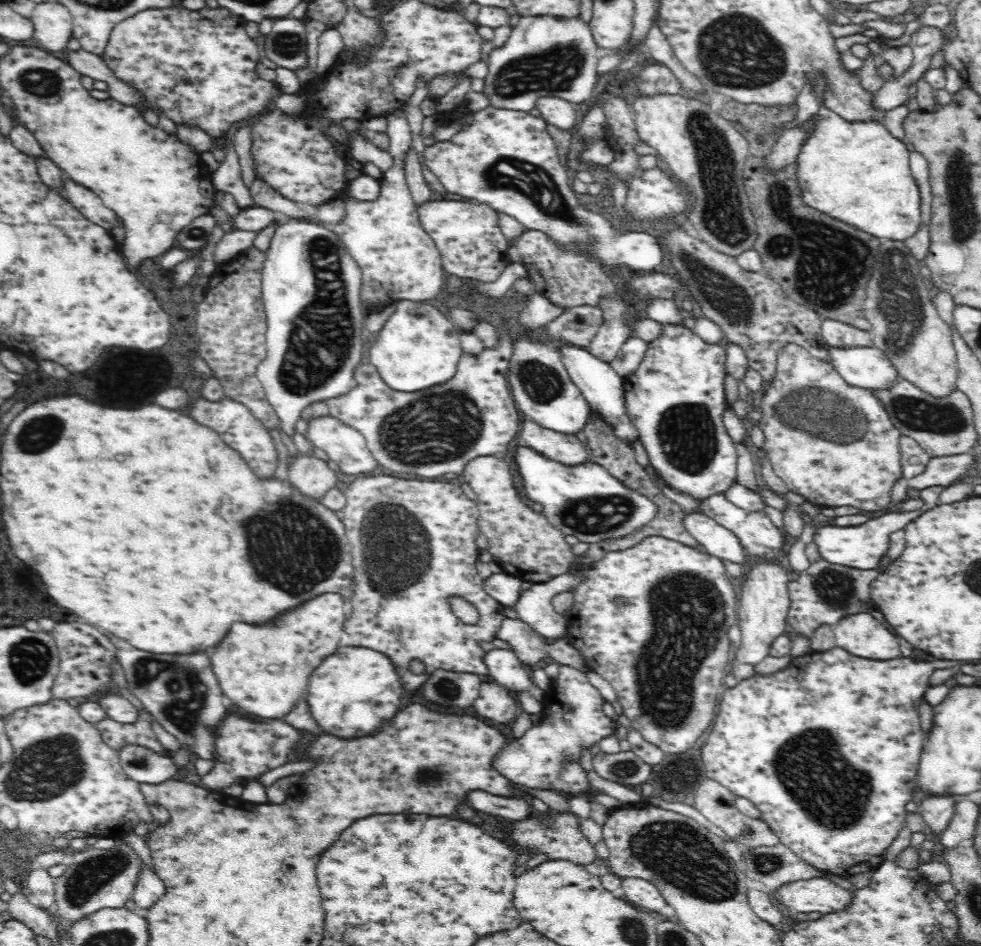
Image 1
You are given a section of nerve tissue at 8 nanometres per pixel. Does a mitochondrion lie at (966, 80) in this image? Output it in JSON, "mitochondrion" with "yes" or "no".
{"mitochondrion":"no"}

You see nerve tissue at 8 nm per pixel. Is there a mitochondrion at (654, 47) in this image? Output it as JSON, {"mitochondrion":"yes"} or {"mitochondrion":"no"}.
{"mitochondrion":"no"}

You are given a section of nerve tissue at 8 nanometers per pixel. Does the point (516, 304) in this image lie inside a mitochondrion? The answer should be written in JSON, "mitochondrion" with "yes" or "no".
{"mitochondrion":"no"}

